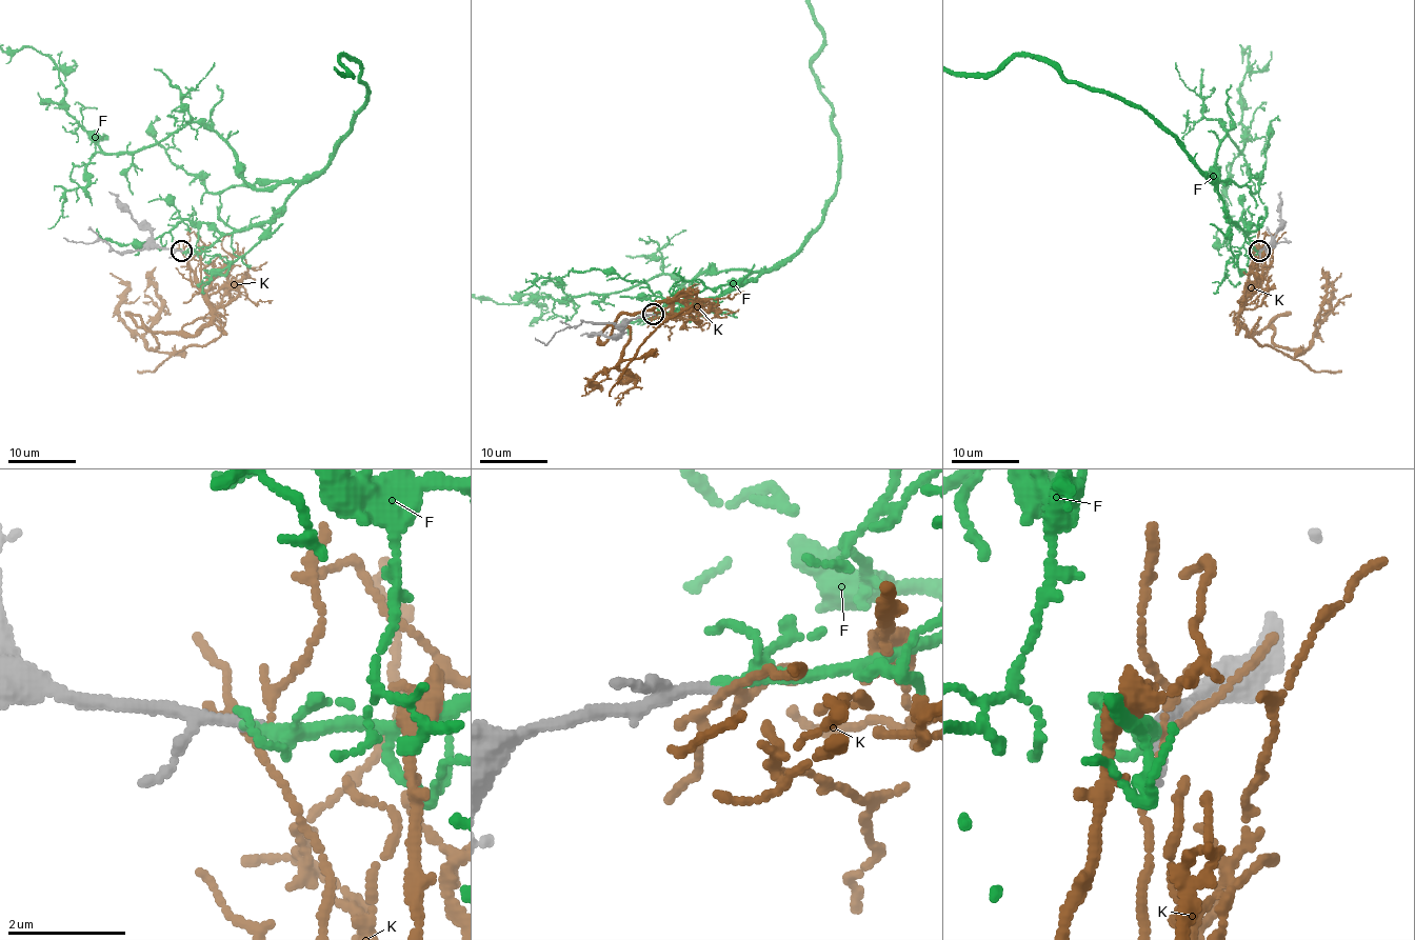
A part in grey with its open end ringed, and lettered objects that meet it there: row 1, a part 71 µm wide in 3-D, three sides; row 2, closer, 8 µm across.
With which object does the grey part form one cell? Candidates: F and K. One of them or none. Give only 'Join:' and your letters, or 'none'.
Join: F

